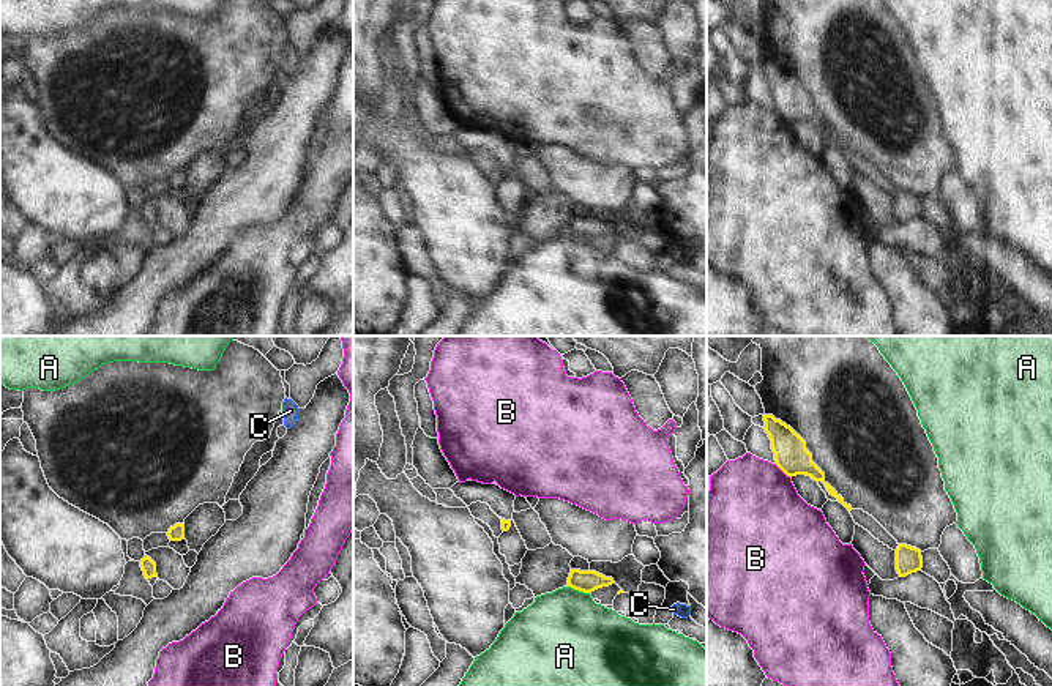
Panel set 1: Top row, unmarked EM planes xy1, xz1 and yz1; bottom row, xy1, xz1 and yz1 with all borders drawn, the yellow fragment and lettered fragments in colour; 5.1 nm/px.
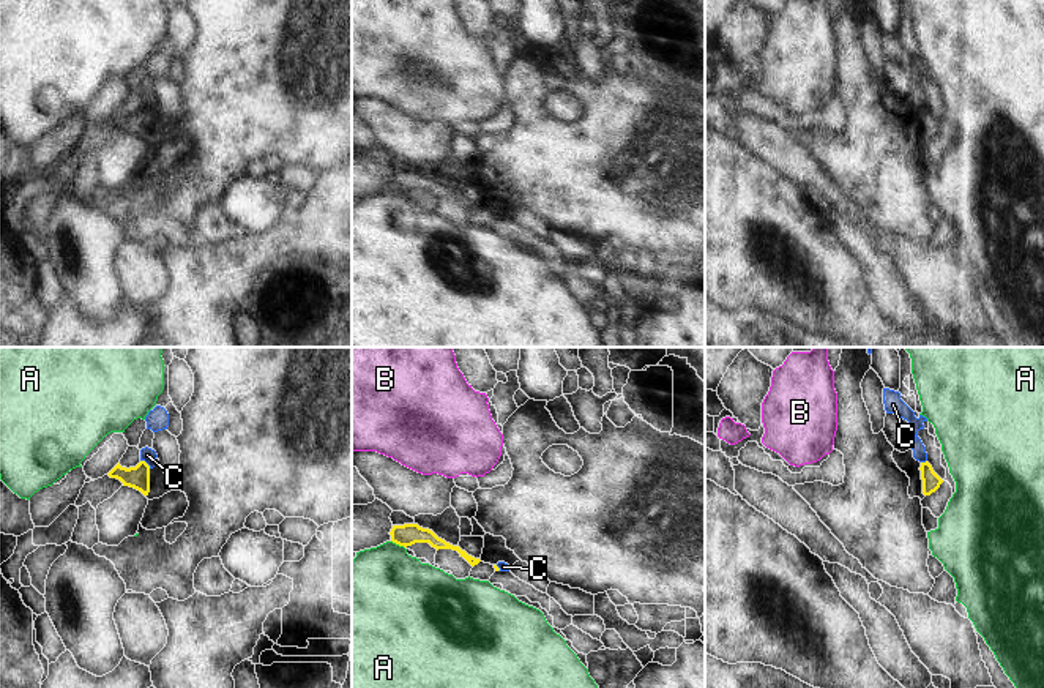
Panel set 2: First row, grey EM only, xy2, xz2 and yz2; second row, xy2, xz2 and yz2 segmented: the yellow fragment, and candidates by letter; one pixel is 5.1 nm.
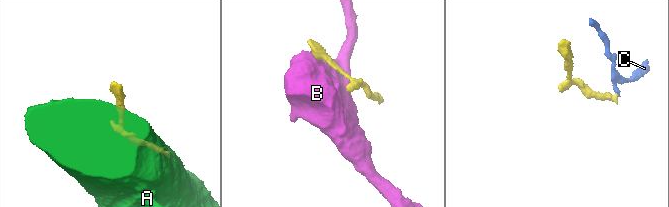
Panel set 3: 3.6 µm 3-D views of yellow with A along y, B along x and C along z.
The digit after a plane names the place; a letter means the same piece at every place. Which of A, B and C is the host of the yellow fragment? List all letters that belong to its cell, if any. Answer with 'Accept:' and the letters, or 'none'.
Accept: none

